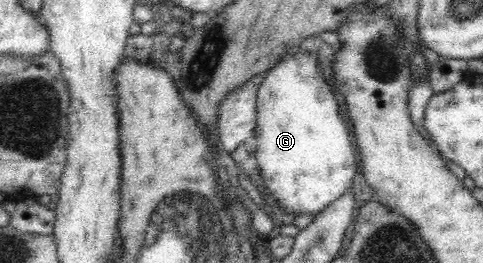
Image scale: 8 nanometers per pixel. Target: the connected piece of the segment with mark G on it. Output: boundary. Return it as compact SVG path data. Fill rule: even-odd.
M292 50L287 56L280 57L273 66L271 66L265 73L264 79L261 83L260 89L258 90L258 107L255 114L255 132L254 137L257 140L254 148L254 158L257 164L257 170L259 179L263 179L263 187L267 189L267 195L271 199L275 199L275 203L285 209L287 213L293 215L305 215L320 213L324 208L333 204L335 200L342 197L347 190L351 188L353 180L355 180L355 174L357 174L357 160L355 160L355 150L353 144L349 139L349 128L345 126L345 122L341 119L339 114L339 106L337 96L332 90L332 87L327 83L327 80L323 77L319 66L317 65L317 55L314 54L294 54L296 50Z

